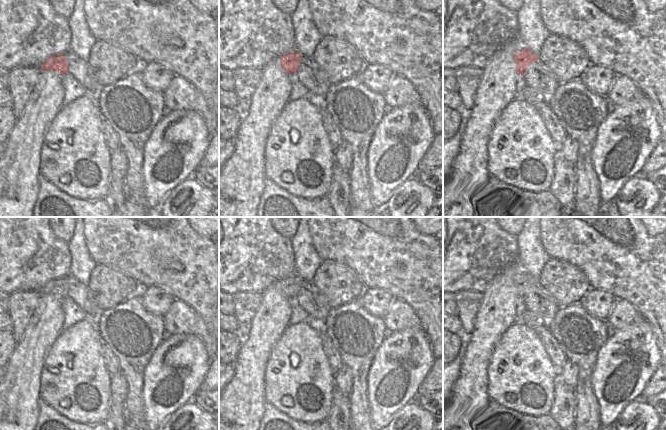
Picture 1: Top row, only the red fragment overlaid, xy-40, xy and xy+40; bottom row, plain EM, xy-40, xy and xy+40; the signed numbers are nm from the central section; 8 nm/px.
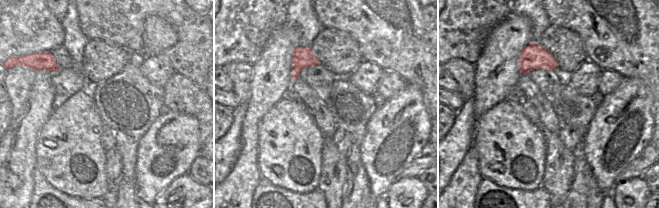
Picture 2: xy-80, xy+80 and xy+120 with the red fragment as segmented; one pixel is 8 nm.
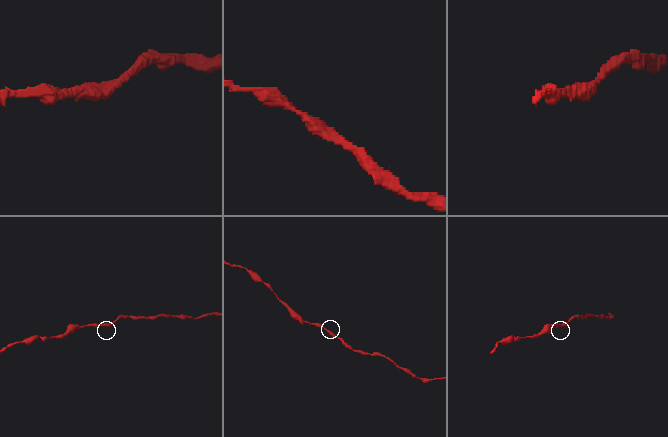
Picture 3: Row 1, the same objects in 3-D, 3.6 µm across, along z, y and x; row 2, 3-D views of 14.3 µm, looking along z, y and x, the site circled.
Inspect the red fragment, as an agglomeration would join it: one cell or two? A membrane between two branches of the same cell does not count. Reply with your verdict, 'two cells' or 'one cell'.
one cell

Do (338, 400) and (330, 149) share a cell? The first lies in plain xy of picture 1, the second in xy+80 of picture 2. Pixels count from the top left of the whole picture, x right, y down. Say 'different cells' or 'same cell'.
same cell

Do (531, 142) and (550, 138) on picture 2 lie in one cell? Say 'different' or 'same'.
different

